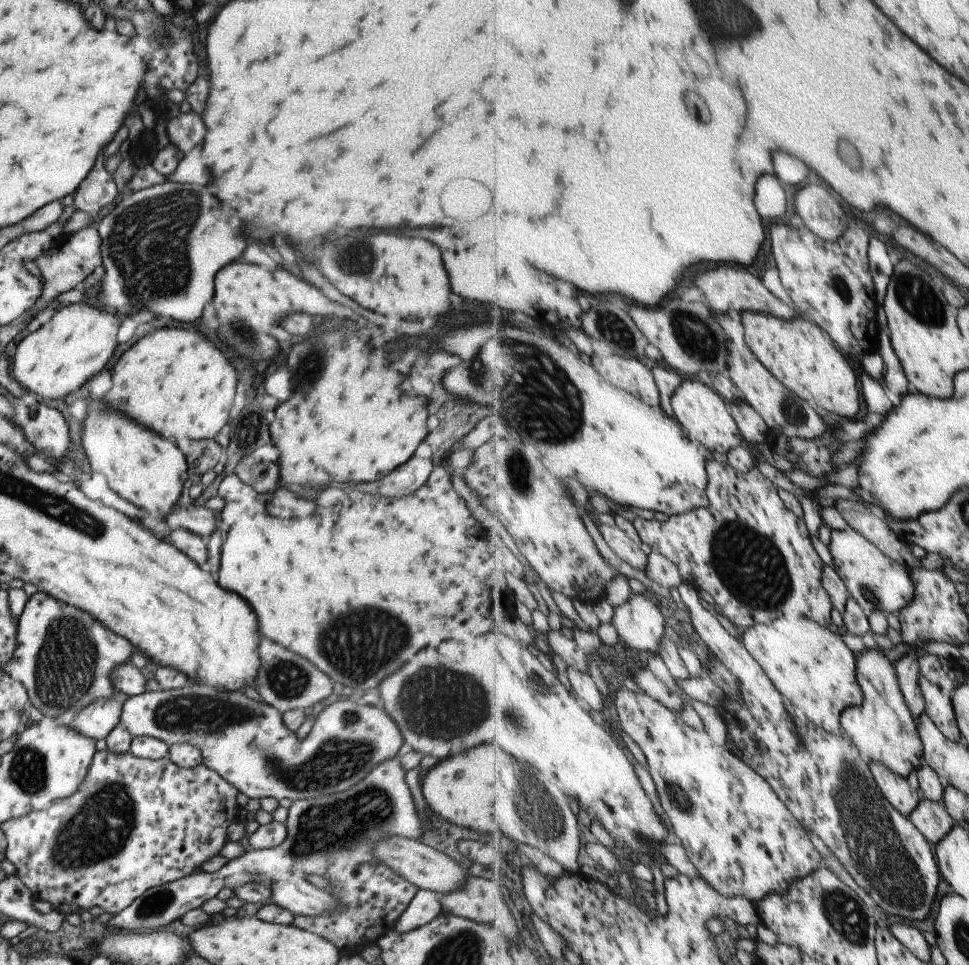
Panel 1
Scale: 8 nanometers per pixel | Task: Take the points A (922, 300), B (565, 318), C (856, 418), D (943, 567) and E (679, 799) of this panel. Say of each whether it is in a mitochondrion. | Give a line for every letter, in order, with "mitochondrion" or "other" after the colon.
A: mitochondrion
B: other
C: other
D: other
E: mitochondrion

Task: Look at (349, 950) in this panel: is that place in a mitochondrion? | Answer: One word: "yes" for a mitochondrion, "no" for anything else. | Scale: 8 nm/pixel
no

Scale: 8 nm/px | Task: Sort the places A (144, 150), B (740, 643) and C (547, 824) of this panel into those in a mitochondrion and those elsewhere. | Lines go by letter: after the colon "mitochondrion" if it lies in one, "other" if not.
A: other
B: other
C: mitochondrion

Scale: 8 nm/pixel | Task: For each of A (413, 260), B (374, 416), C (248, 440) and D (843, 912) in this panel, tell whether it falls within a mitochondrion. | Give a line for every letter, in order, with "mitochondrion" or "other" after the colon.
A: other
B: other
C: mitochondrion
D: mitochondrion

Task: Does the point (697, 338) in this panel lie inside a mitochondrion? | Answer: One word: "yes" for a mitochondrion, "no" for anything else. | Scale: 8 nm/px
yes

